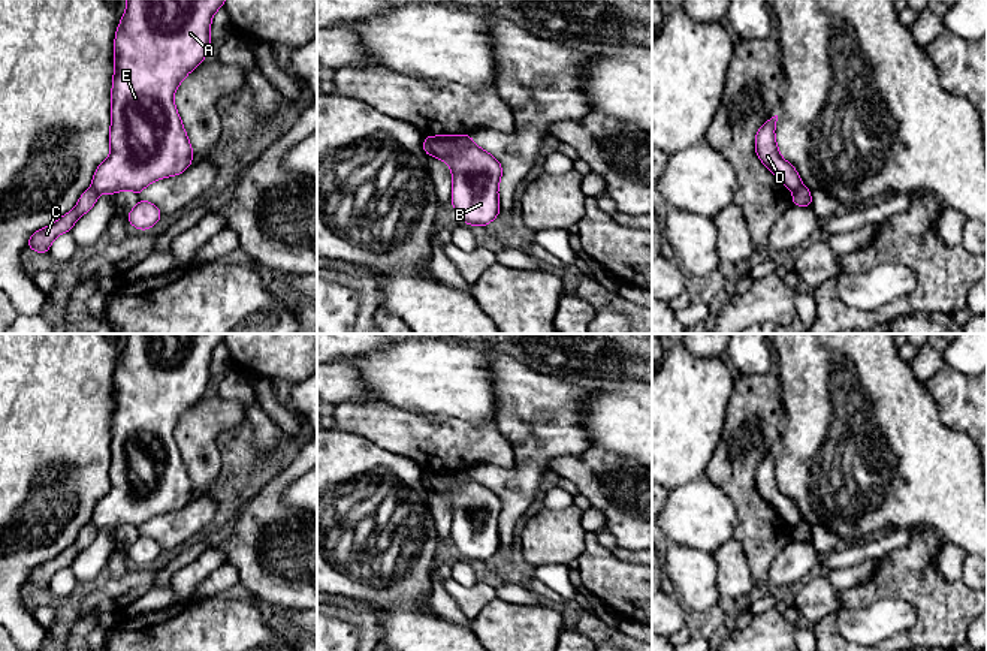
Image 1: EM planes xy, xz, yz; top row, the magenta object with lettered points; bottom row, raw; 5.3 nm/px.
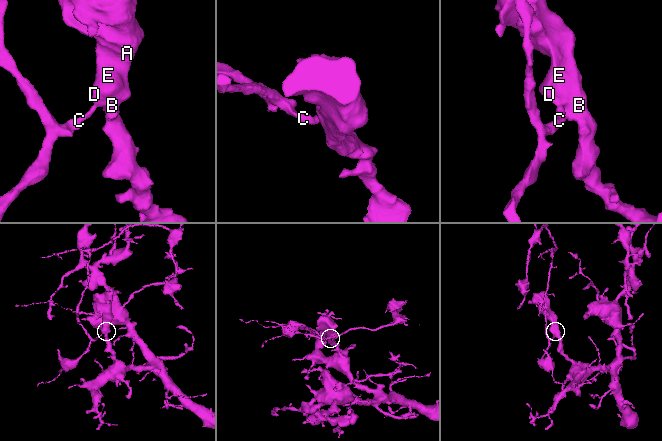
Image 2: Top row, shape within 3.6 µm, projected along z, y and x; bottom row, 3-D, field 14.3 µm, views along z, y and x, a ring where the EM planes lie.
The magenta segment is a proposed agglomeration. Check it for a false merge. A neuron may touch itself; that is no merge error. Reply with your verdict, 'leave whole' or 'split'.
split

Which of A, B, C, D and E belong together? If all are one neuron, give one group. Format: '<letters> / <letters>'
A B D E / C

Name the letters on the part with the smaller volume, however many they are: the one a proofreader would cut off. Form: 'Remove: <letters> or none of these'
Remove: C

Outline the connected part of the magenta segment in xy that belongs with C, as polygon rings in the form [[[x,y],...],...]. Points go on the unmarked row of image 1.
[[[94,524],[85,525],[76,542],[64,549],[61,554],[58,554],[55,558],[42,563],[31,569],[27,582],[37,587],[37,588],[49,588],[49,581],[51,578],[60,570],[60,569],[67,569],[76,558],[76,555],[88,548],[94,539],[97,537],[99,528]]]

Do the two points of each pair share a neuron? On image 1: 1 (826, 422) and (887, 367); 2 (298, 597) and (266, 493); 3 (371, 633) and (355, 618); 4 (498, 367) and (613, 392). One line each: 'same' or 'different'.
1: same
2: same
3: same
4: different

